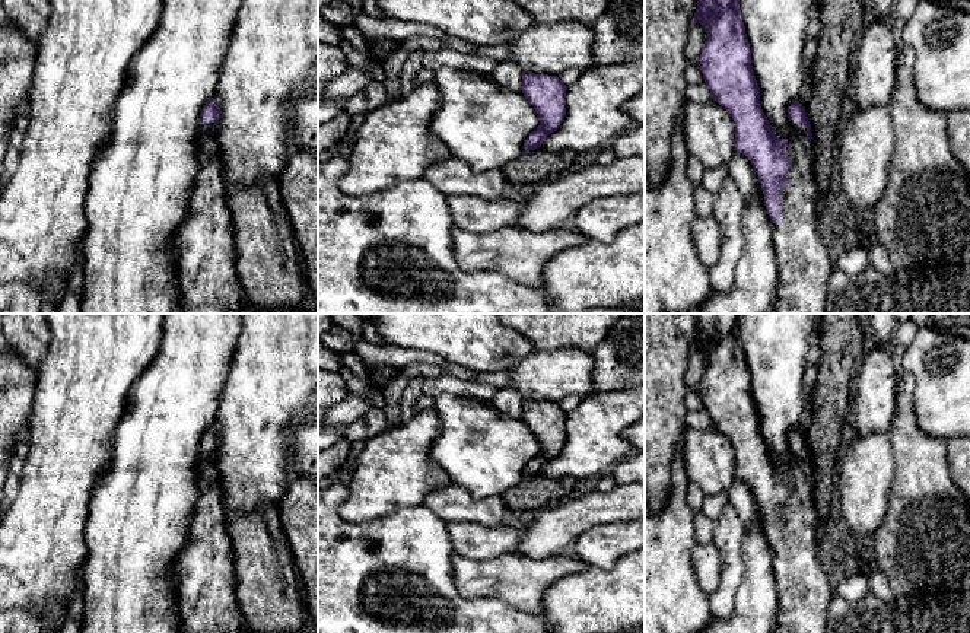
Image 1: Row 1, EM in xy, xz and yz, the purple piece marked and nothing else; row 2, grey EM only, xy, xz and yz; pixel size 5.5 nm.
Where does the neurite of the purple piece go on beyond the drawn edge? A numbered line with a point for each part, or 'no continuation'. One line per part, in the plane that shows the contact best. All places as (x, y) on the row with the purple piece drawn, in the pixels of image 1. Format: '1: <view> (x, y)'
1: yz (805, 266)

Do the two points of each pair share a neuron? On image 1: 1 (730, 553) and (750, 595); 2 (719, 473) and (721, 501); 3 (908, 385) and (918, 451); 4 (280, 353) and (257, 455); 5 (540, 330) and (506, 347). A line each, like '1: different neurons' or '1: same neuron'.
1: different neurons
2: different neurons
3: same neuron
4: same neuron
5: different neurons

